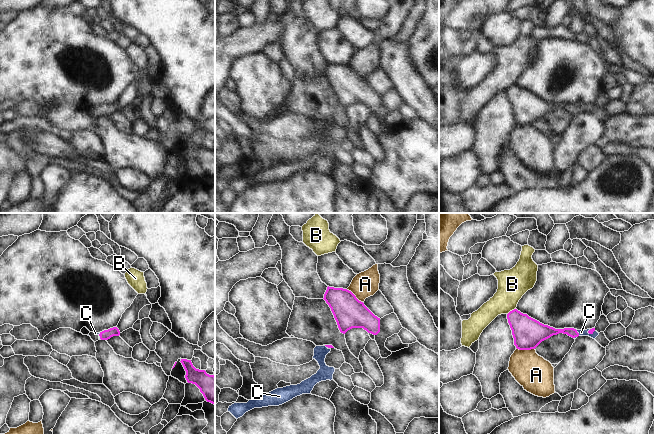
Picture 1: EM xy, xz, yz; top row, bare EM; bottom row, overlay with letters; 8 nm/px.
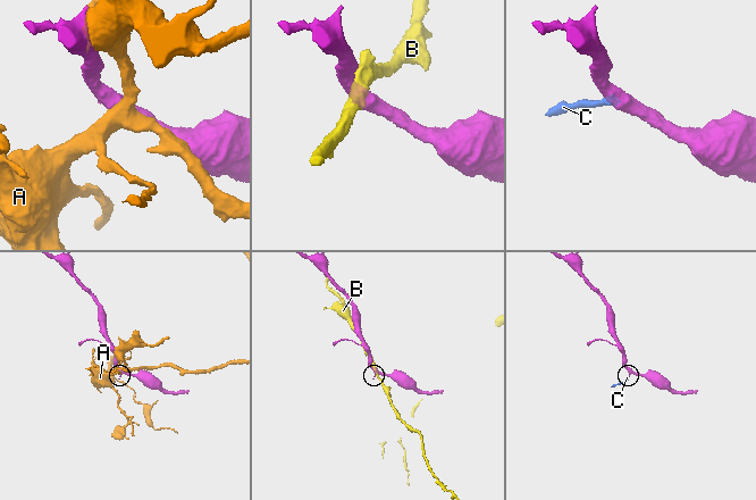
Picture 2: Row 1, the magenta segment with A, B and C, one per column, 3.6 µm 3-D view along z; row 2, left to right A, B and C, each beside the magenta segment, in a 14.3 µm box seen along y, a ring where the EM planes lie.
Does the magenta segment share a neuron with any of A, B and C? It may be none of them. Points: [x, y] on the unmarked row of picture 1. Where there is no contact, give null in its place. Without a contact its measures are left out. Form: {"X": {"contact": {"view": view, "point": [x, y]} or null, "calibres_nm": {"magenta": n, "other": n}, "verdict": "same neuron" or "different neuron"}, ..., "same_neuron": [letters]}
{"A": {"contact": {"view": "yz", "point": [525, 125]}, "calibres_nm": {"magenta": 240, "other": 280}, "verdict": "different neuron"}, "B": {"contact": {"view": "yz", "point": [512, 86]}, "calibres_nm": {"magenta": 240, "other": 240}, "verdict": "different neuron"}, "C": {"contact": {"view": "yz", "point": [577, 108]}, "calibres_nm": {"magenta": 100, "other": 50}, "verdict": "same neuron"}, "same_neuron": ["C"]}

